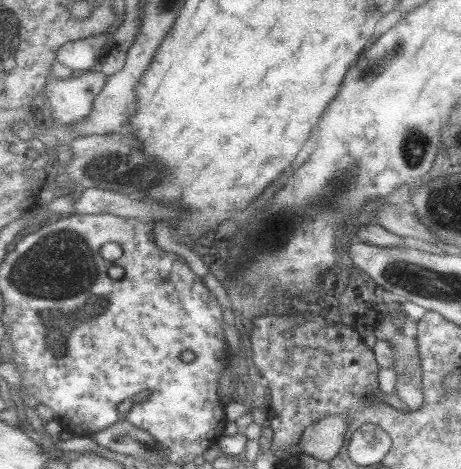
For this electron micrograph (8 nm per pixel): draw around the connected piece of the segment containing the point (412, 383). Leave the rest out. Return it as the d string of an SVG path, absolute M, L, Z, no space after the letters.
M396 333L388 340L393 347L393 368L397 372L397 393L411 411L419 410L425 402L424 370L416 336L409 337Z

